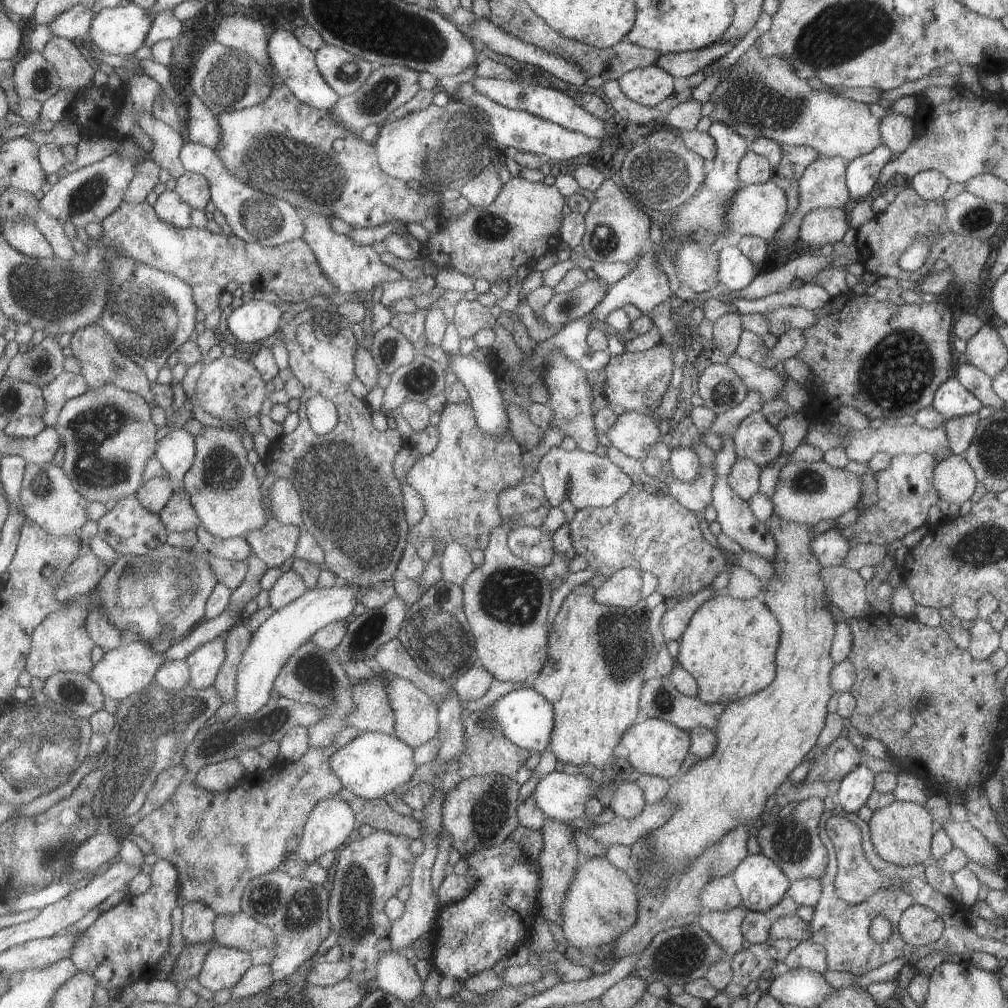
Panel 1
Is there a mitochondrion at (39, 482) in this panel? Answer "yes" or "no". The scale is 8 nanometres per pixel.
yes

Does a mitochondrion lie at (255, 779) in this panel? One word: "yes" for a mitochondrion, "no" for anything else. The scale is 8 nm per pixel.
no

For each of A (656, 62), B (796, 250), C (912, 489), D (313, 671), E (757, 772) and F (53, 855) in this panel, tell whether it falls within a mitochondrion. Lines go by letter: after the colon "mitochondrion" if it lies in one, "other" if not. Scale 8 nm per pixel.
A: other
B: other
C: other
D: mitochondrion
E: other
F: mitochondrion

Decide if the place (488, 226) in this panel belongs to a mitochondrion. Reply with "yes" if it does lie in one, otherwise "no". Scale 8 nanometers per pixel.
yes

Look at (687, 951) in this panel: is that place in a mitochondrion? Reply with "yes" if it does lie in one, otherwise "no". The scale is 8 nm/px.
yes

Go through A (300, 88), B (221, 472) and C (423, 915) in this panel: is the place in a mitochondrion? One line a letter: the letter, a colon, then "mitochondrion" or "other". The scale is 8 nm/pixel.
A: other
B: mitochondrion
C: other

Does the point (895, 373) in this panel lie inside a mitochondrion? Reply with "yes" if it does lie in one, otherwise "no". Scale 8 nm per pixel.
yes

